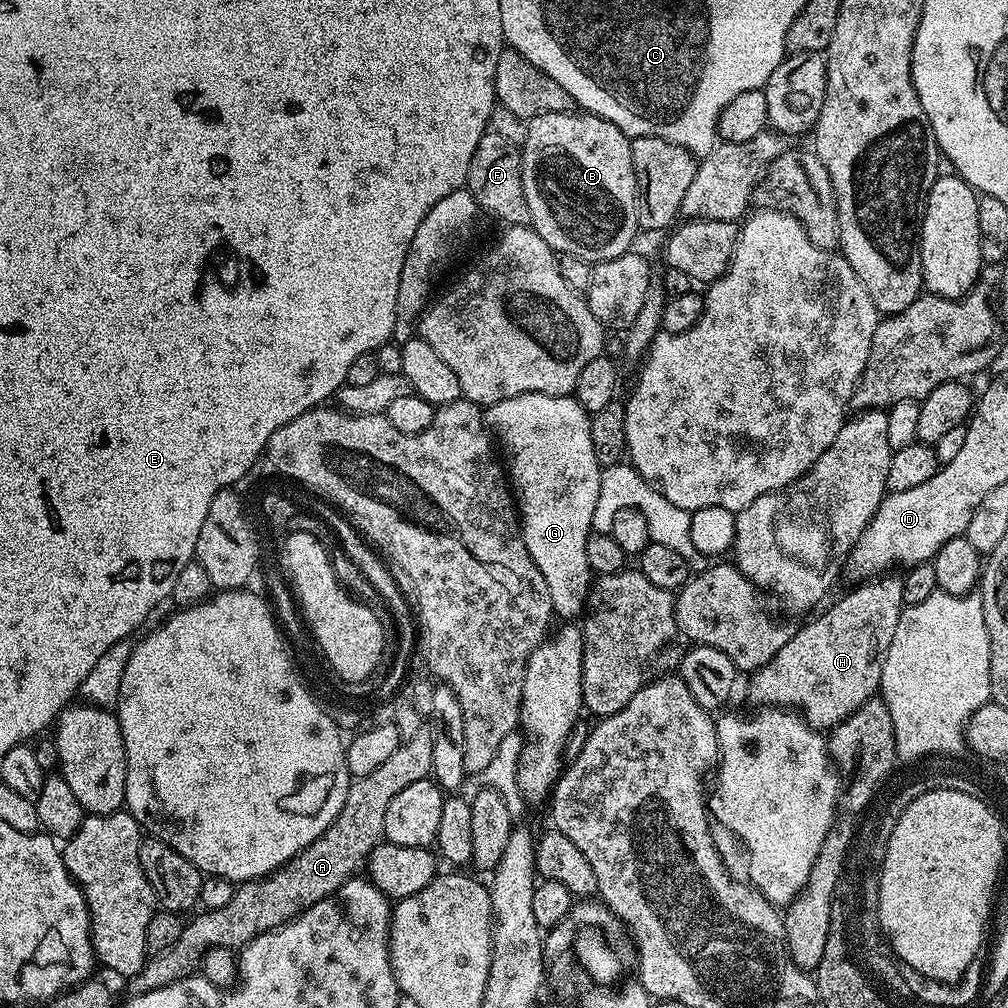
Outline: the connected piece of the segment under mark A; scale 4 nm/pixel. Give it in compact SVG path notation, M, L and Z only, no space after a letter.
M421 730L414 738L404 740L400 748L394 750L394 754L390 754L390 758L386 758L386 762L382 762L382 766L378 766L378 770L374 770L374 774L366 774L353 779L345 791L344 805L338 818L317 840L310 842L310 846L306 846L306 850L302 850L289 864L284 864L277 872L271 872L261 880L250 880L246 884L239 885L234 898L230 898L230 902L226 902L226 906L201 911L201 916L193 915L191 917L193 920L189 919L185 923L178 942L174 942L174 946L170 946L170 950L155 953L154 958L150 958L142 966L140 973L131 977L131 991L139 994L158 990L162 986L170 986L174 982L184 980L187 976L197 975L200 959L204 957L208 948L226 946L233 950L239 950L254 938L261 936L263 932L269 932L271 928L281 928L283 924L289 924L295 916L302 915L310 906L322 902L322 898L334 894L346 881L353 879L359 873L356 872L359 868L361 871L368 855L375 850L377 844L381 843L386 822L386 809L390 806L390 801L401 790L406 790L406 786L410 786L410 782L429 779L432 770L430 754L434 747L432 737L431 731Z

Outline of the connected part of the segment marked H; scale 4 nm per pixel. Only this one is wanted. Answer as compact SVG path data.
M888 574L883 578L873 578L867 582L860 582L855 585L853 592L848 592L833 608L825 610L821 616L813 615L805 628L800 628L791 633L786 642L786 646L782 646L782 650L778 654L774 654L774 658L770 662L766 662L766 666L756 669L747 677L748 680L748 696L753 700L756 706L791 706L795 711L803 716L806 723L811 728L817 730L831 730L836 725L841 724L850 714L854 714L854 710L858 710L867 700L873 699L879 693L880 679L882 678L882 662L886 662L886 650L890 650L890 642L894 642L894 630L898 630L898 618L900 613L904 611L906 605L904 602L904 581L899 575Z

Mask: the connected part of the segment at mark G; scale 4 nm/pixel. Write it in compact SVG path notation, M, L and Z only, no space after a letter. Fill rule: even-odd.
M518 394L514 398L487 405L484 412L485 425L494 433L499 447L500 444L504 447L506 472L518 505L520 534L524 537L530 558L534 558L534 566L538 566L538 570L542 570L542 578L546 578L552 611L557 617L579 617L585 611L588 593L594 583L594 573L587 561L587 542L594 532L592 519L594 506L598 506L602 469L598 458L594 458L594 442L590 442L591 421L590 413L577 402L575 395Z

